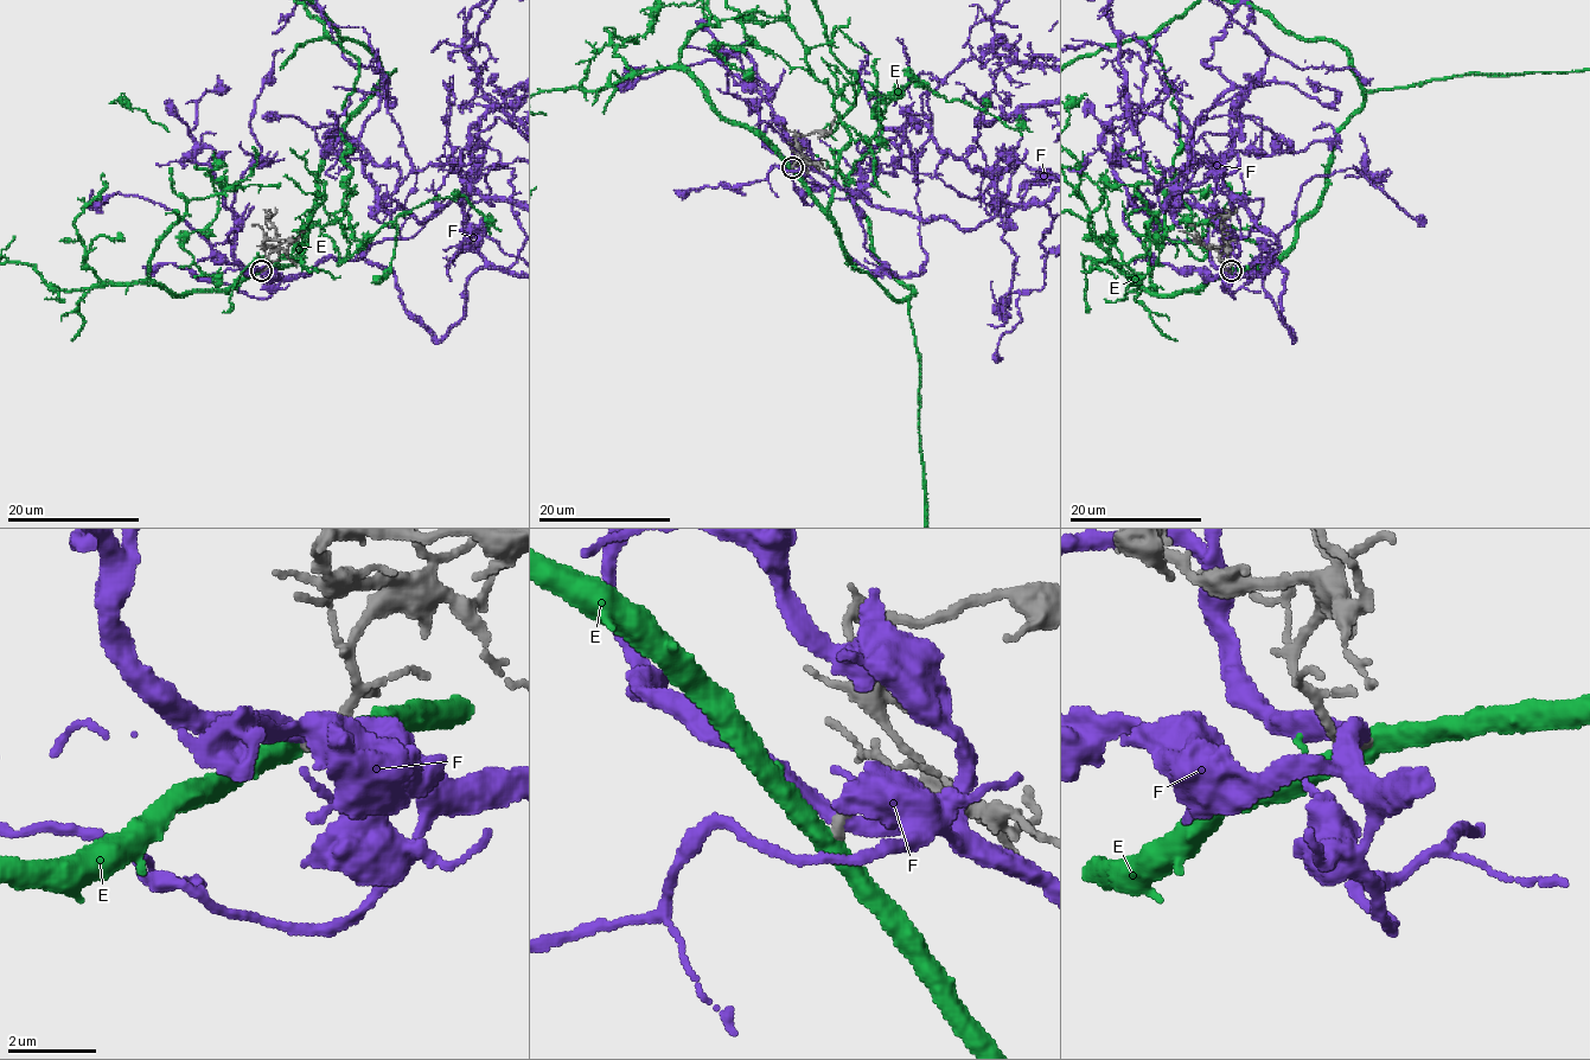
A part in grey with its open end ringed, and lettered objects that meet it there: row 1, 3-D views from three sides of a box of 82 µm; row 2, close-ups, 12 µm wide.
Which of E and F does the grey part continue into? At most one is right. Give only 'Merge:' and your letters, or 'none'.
Merge: none

